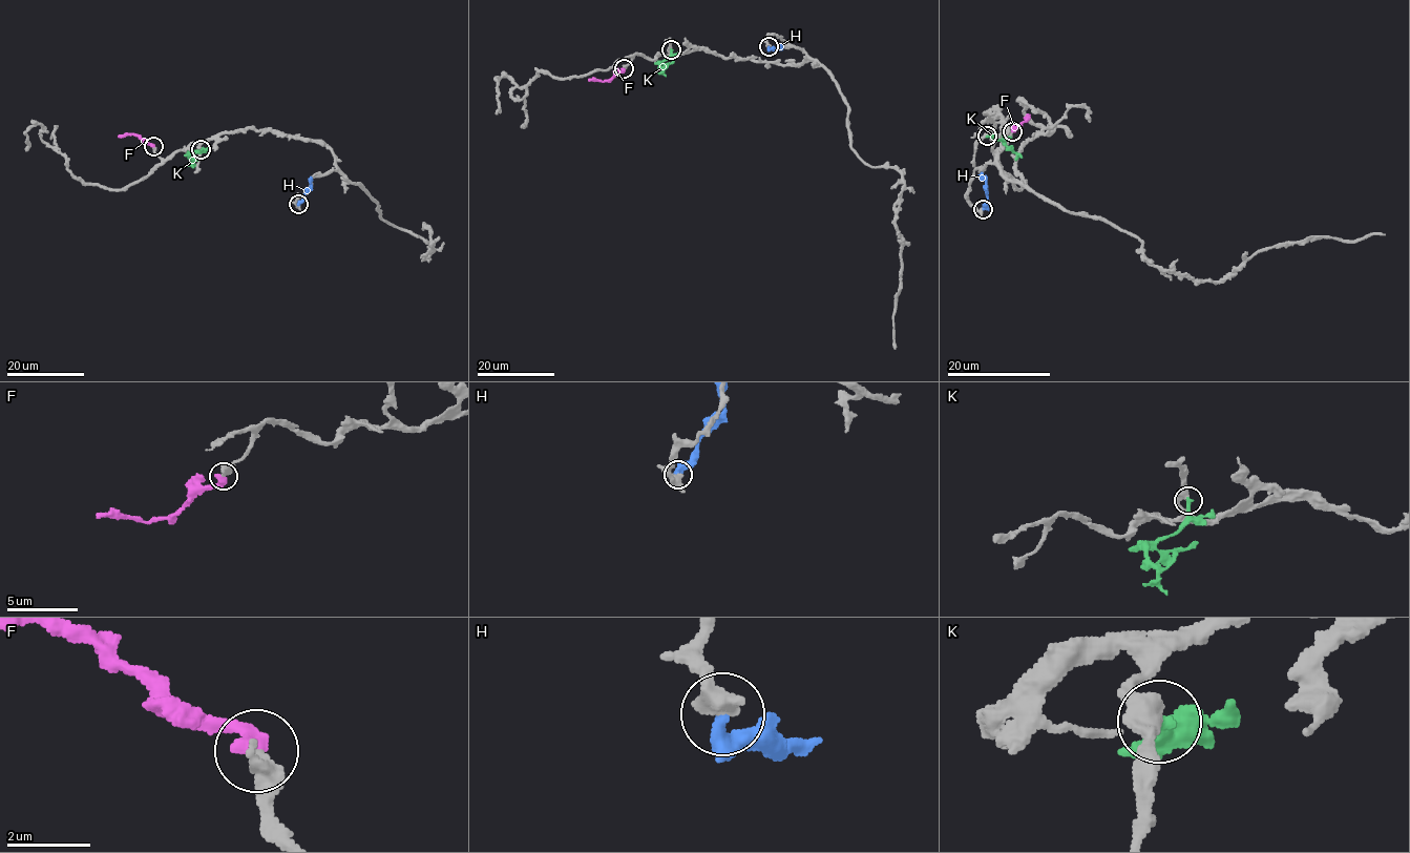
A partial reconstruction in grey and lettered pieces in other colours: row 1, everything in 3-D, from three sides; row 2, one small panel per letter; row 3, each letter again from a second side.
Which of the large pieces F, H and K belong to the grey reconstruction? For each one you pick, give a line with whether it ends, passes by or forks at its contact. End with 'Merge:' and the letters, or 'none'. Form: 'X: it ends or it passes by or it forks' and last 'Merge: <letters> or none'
F: it ends
Merge: F

